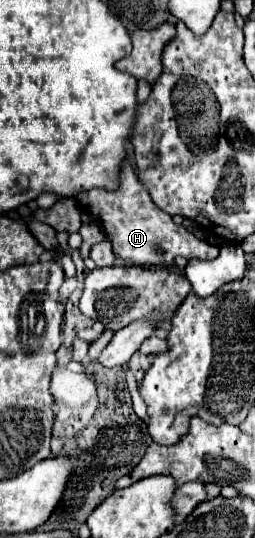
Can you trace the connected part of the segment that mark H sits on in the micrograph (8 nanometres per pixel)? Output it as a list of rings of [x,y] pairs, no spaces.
[[[130,161],[124,163],[120,173],[120,187],[118,191],[102,191],[92,189],[84,191],[76,197],[76,201],[90,209],[92,215],[102,223],[104,233],[108,241],[112,243],[114,255],[124,261],[134,261],[134,265],[140,267],[172,267],[172,259],[176,255],[182,255],[186,259],[216,259],[220,249],[218,245],[210,245],[204,239],[198,239],[190,231],[186,231],[182,225],[176,225],[168,213],[152,205],[152,199],[148,197],[148,191],[140,185],[134,167]]]

